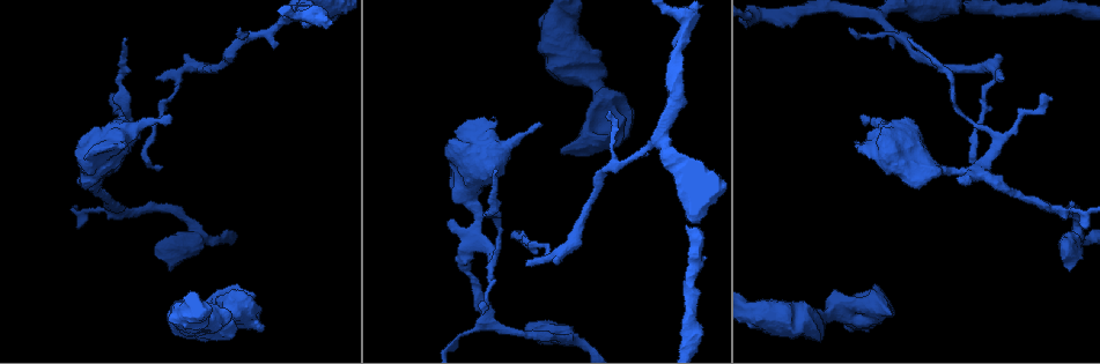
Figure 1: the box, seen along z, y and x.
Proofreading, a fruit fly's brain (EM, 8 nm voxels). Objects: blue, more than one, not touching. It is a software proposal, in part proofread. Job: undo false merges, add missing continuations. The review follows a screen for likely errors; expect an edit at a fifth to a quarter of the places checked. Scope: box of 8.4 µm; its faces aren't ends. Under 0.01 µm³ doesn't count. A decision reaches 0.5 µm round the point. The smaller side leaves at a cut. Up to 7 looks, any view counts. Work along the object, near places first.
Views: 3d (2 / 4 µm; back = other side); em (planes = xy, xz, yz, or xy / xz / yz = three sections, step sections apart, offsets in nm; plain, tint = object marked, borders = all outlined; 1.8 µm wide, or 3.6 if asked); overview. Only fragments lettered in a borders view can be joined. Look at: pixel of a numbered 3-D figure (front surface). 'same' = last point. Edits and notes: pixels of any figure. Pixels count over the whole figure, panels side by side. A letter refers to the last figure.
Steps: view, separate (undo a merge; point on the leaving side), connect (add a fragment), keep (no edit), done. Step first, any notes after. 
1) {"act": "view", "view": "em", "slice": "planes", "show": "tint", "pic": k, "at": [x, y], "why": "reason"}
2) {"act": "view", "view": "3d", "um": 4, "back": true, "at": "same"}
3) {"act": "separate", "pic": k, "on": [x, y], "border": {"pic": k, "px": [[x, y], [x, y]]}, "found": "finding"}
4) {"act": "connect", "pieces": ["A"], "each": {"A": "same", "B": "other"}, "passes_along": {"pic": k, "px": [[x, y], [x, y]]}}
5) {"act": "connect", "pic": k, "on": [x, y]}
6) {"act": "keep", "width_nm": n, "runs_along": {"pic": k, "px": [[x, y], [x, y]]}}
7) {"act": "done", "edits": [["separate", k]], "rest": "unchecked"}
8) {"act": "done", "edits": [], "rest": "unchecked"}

{"act": "view", "view": "3d", "um": 2, "pic": 1, "at": [1058, 208], "why": "branch point"}

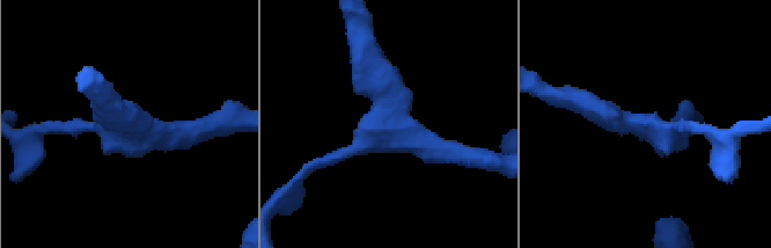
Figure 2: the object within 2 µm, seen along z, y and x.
{"act": "view", "view": "em", "um": 3.6, "slice": "planes", "show": "borders", "pic": 2, "at": [641, 124], "arms": 3}

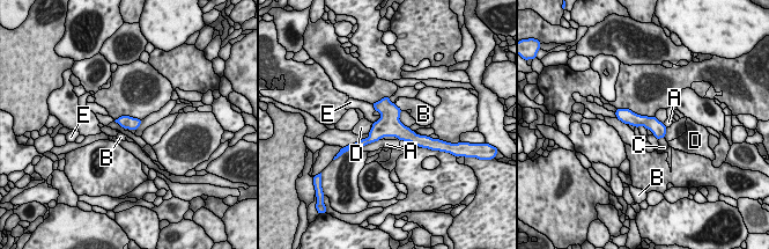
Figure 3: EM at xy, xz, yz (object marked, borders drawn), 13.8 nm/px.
{"act": "keep", "each": {"A": "other", "B": "other", "C": "other", "D": "other", "E": "other"}, "border": {"pic": 3, "px": [[381, 116], [372, 123]]}, "found": "one cell here"}

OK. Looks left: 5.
{"act": "view", "view": "em", "slice": "planes", "show": "borders", "pic": 1, "at": [495, 257], "why": "three arms meet"}

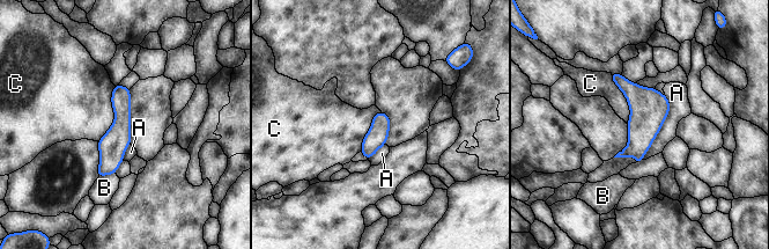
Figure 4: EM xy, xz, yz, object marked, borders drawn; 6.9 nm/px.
{"act": "keep", "each": {"A": "other", "B": "other", "C": "other"}, "runs_along": {"pic": 4, "px": [[120, 88], [120, 131], [100, 173]]}, "found": "all the same cell"}

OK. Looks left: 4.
{"act": "view", "view": "em", "slice": "xz", "step": 8, "show": "borders", "pic": 1, "at": [861, 118], "why": "branch stops here"}

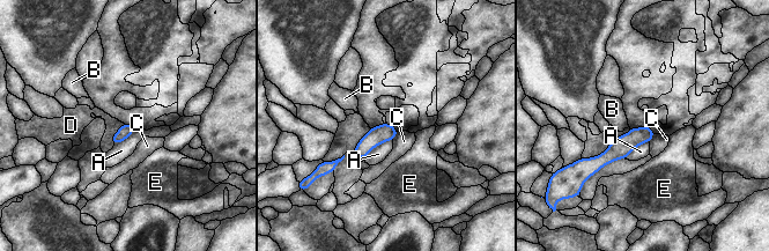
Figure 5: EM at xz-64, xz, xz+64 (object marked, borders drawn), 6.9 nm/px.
{"act": "keep", "each": {"A": "other", "B": "other", "C": "other", "D": "other", "E": "other"}, "runs_along": {"pic": 5, "px": [[650, 133], [634, 138], [591, 167]]}, "found": "none of them fits"}

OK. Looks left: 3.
{"act": "done", "edits": [], "rest": "unchecked"}

